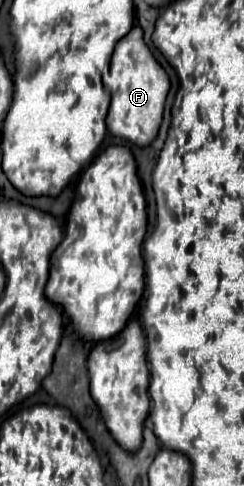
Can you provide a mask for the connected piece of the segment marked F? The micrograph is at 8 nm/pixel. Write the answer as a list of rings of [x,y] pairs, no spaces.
[[[134,25],[130,33],[118,41],[110,59],[110,69],[104,75],[104,87],[112,97],[106,117],[108,131],[138,147],[150,145],[162,123],[164,99],[170,89],[170,79],[162,69],[162,65],[154,59],[154,55],[146,47],[140,25]]]

